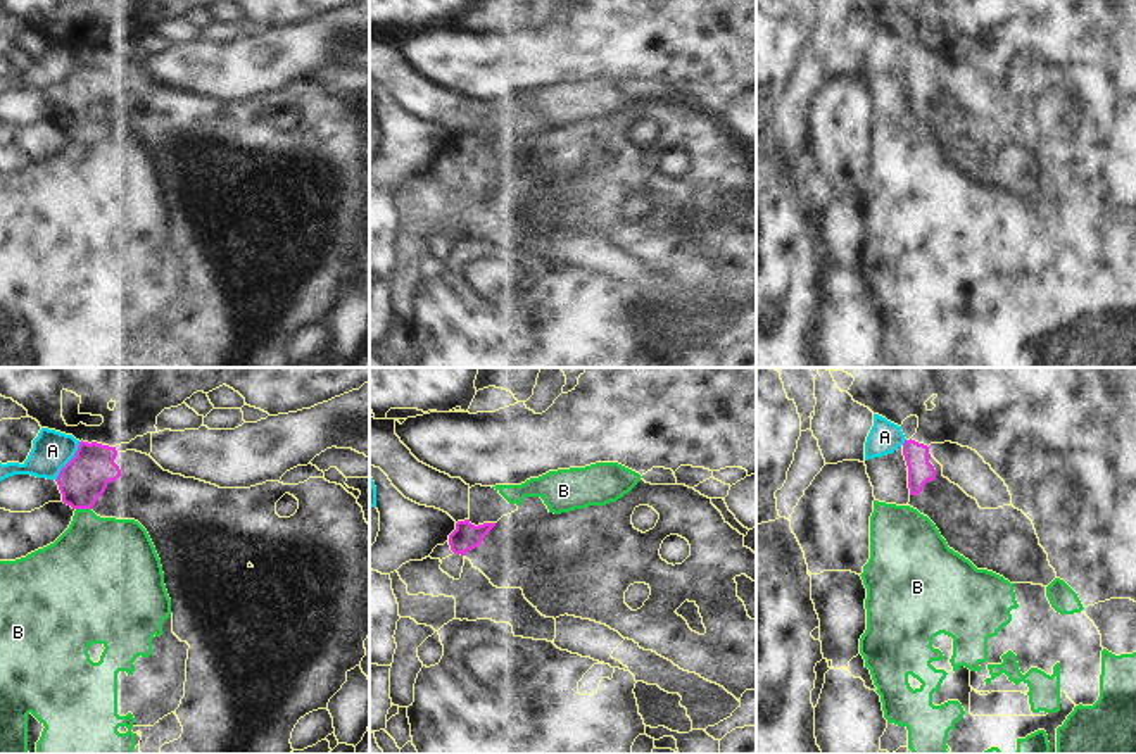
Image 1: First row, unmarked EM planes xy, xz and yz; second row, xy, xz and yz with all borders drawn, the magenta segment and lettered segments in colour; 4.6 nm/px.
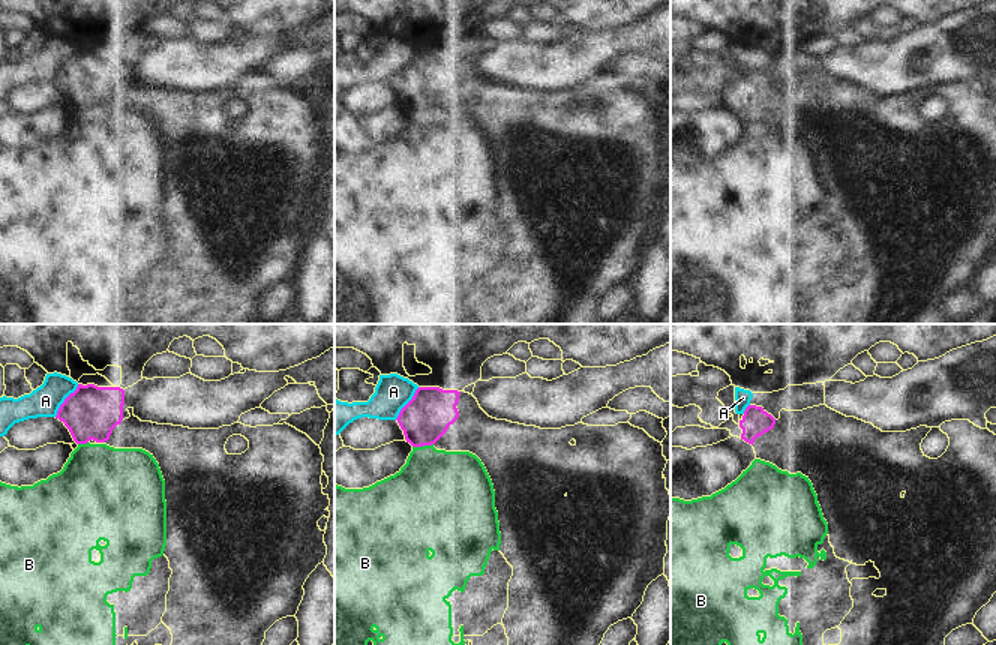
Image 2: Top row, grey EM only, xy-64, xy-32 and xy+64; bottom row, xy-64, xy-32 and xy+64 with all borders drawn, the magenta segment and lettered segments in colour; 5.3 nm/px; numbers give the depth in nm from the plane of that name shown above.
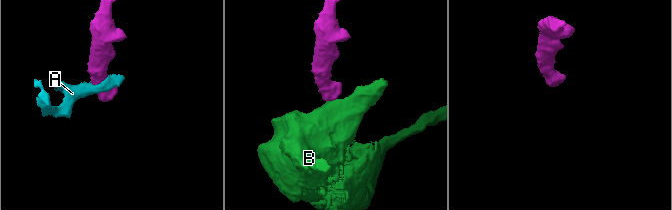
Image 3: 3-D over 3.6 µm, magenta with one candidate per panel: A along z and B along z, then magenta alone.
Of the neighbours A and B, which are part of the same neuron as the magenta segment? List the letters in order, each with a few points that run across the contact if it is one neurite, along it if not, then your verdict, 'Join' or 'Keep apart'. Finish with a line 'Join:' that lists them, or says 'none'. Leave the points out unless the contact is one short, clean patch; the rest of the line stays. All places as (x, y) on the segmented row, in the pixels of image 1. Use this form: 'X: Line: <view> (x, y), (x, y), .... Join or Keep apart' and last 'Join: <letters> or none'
A: Keep apart
B: Line: xy (76, 508), (90, 509). Keep apart
Join: none

